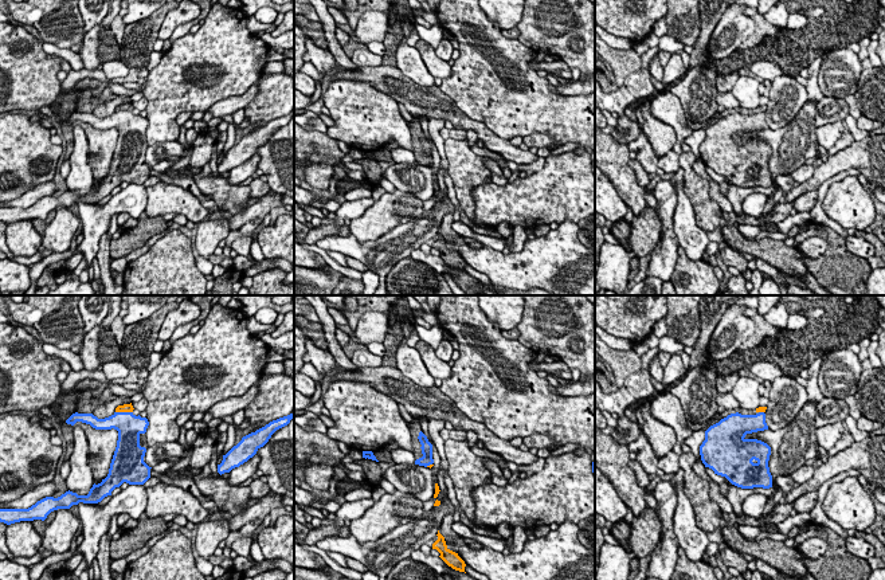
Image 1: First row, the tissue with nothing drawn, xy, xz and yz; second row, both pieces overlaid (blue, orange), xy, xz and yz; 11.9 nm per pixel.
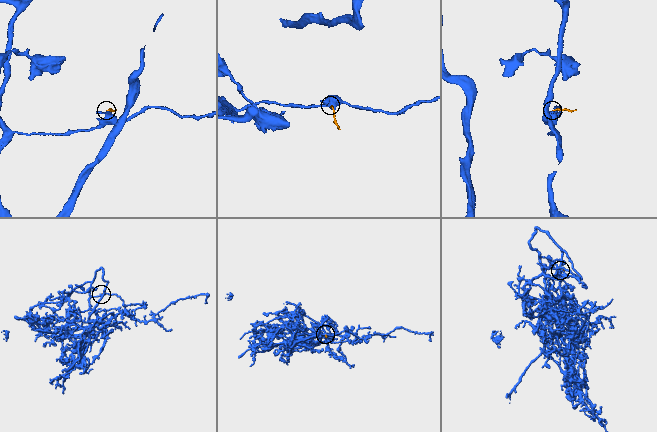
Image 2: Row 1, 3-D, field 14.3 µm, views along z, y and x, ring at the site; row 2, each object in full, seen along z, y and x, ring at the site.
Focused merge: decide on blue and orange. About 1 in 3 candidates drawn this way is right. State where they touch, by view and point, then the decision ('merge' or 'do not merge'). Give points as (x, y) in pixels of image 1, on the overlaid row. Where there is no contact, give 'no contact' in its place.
xy (124, 412) | do not merge

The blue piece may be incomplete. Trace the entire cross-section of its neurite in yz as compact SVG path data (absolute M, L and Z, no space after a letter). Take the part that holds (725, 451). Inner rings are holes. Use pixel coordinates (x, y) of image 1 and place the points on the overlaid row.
M731 414L705 431L700 446L701 461L714 474L741 489L772 487L768 461L771 447L747 434L768 430L765 414Z

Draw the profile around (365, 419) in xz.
M351 380L329 381L322 400L334 422L326 432L330 439L345 443L351 450L375 452L396 443L414 452L411 432L398 403L375 385Z

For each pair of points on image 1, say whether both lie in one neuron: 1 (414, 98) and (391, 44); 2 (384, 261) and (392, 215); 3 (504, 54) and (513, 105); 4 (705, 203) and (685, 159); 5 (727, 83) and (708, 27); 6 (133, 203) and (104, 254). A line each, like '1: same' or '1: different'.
1: different
2: different
3: same
4: same
5: different
6: different

